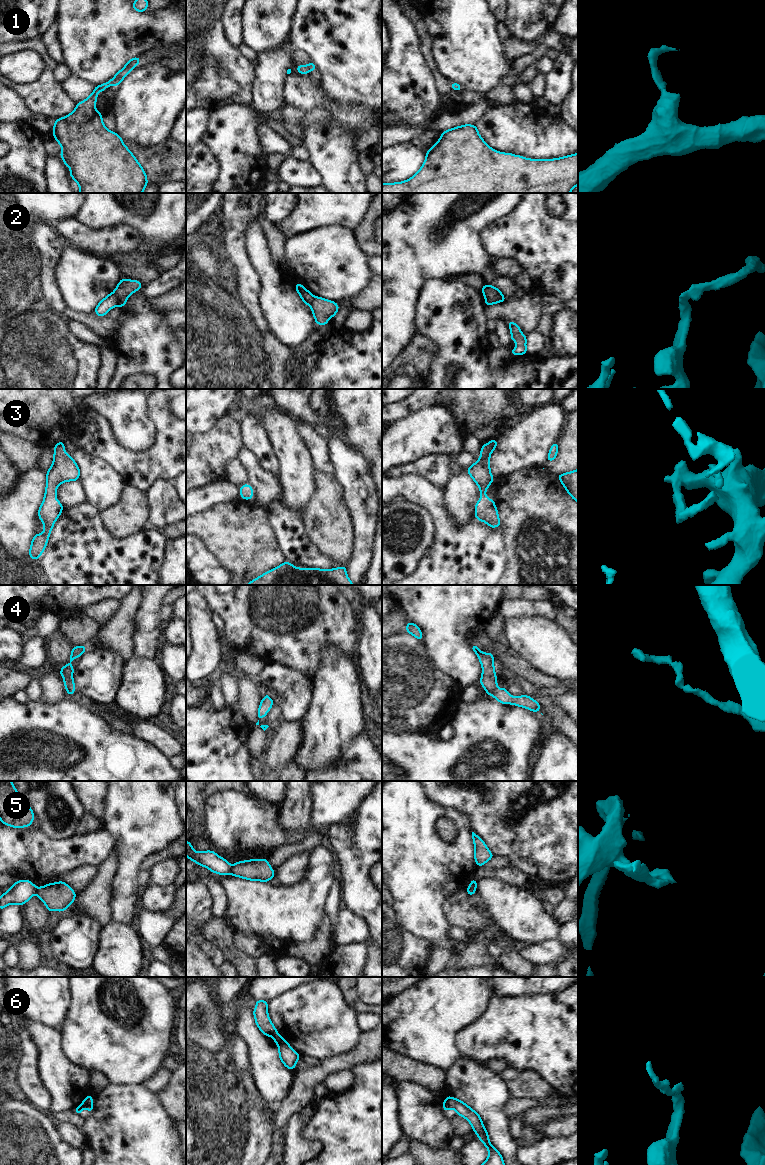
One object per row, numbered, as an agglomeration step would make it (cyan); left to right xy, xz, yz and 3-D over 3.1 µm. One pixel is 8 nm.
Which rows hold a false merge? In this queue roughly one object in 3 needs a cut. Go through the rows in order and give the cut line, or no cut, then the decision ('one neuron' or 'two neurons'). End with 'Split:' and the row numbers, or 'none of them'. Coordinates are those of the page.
1: no cut | one neuron
2: xy (113, 292), (119, 305) | two neurons
3: no cut | one neuron
4: no cut | one neuron
5: xz (232, 866), (230, 872) | two neurons
6: xy (82, 1103), (91, 1106) | two neurons
Split: 2, 5, 6

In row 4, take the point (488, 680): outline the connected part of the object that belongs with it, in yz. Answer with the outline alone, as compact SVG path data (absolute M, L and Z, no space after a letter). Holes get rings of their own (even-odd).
M473 644L471 645L471 649L477 654L477 657L480 660L483 668L480 684L483 686L488 695L494 696L495 699L502 704L514 704L516 706L527 708L533 712L540 712L539 702L535 701L530 696L522 695L518 697L512 697L507 692L505 687L498 690L493 654L482 653L479 647Z

